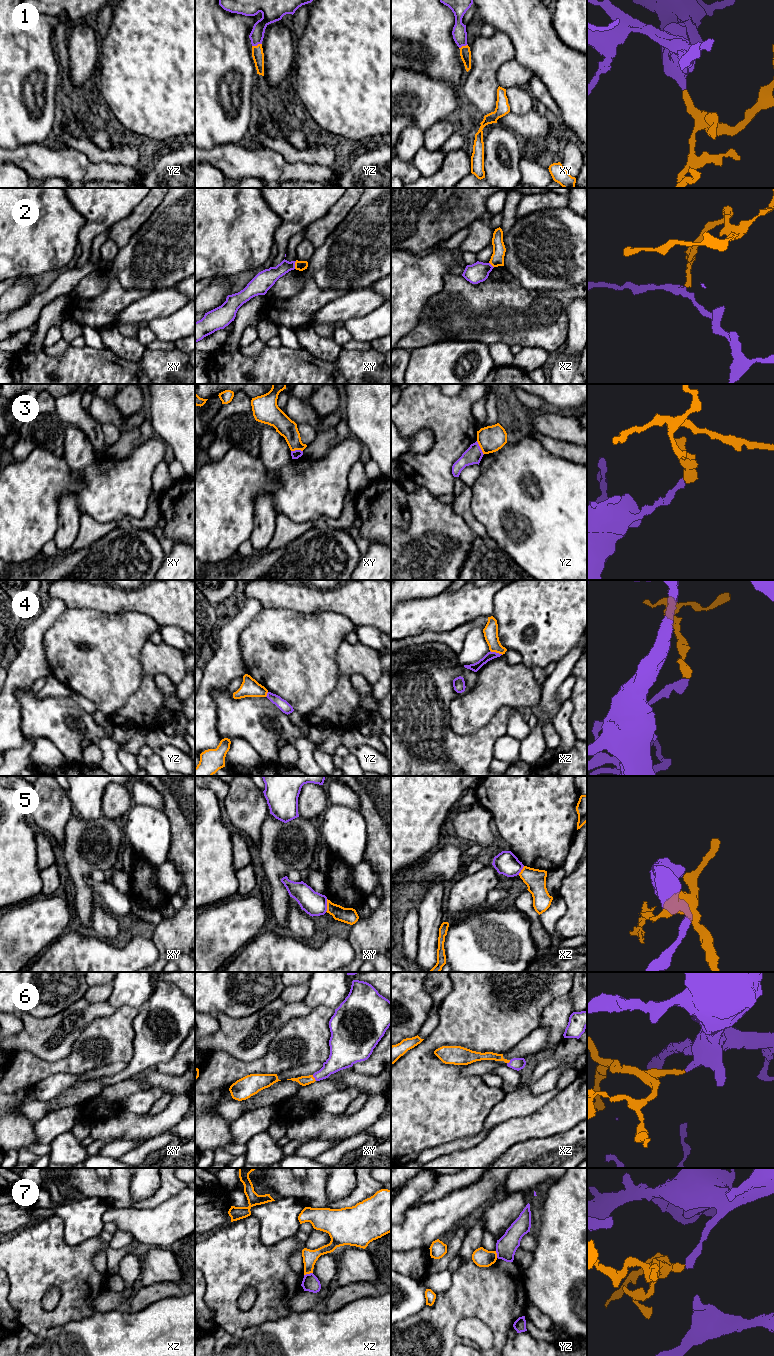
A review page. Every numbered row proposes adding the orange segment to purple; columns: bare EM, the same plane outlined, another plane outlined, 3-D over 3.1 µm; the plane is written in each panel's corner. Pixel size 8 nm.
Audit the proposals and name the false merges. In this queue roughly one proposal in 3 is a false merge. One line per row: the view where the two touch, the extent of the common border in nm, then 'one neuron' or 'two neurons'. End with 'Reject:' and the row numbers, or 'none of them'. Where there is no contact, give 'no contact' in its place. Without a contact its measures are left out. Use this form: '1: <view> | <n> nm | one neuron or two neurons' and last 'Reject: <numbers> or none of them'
1: yz | 80 nm | one neuron
2: xy | 70 nm | two neurons
3: yz | 130 nm | two neurons
4: xz | 110 nm | two neurons
5: xy | 110 nm | two neurons
6: xy | 60 nm | one neuron
7: xz | 80 nm | two neurons
Reject: 2, 3, 4, 5, 7

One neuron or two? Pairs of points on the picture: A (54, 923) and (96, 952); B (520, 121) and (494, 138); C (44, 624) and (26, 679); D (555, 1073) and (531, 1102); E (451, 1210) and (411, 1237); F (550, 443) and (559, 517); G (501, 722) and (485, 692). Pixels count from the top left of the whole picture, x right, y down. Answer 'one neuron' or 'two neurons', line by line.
A: two neurons
B: two neurons
C: one neuron
D: two neurons
E: one neuron
F: two neurons
G: two neurons

